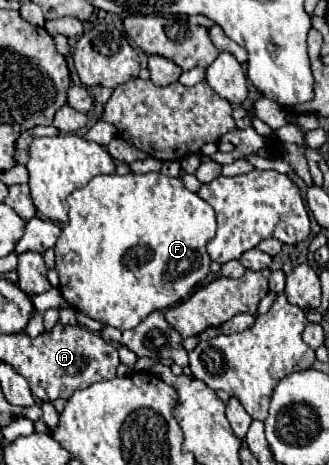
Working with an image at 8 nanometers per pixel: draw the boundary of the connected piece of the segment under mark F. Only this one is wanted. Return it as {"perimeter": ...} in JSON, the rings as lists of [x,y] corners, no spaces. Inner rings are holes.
{"perimeter":[[[160,172],[142,176],[94,176],[84,188],[68,196],[68,206],[70,220],[54,246],[60,294],[74,310],[92,320],[130,330],[150,312],[166,310],[188,300],[192,290],[210,274],[206,244],[216,236],[216,212],[196,192],[190,192],[180,178],[170,178]]]}

